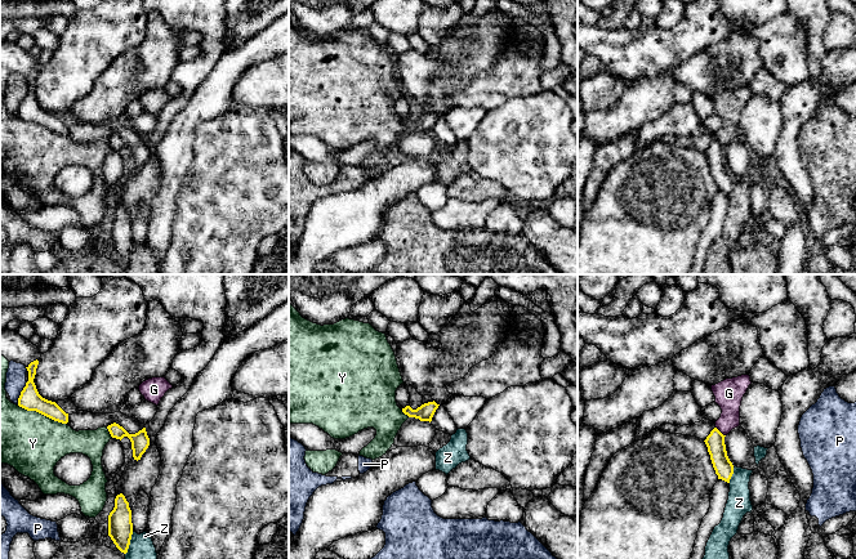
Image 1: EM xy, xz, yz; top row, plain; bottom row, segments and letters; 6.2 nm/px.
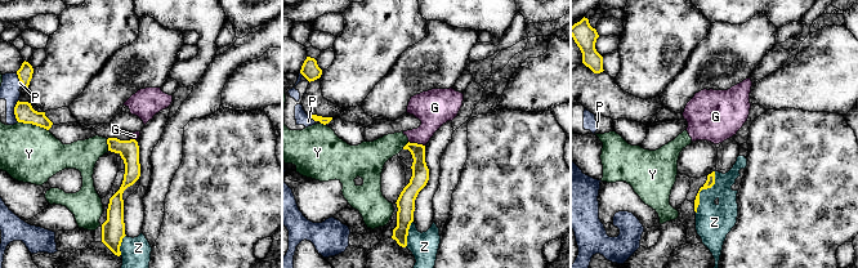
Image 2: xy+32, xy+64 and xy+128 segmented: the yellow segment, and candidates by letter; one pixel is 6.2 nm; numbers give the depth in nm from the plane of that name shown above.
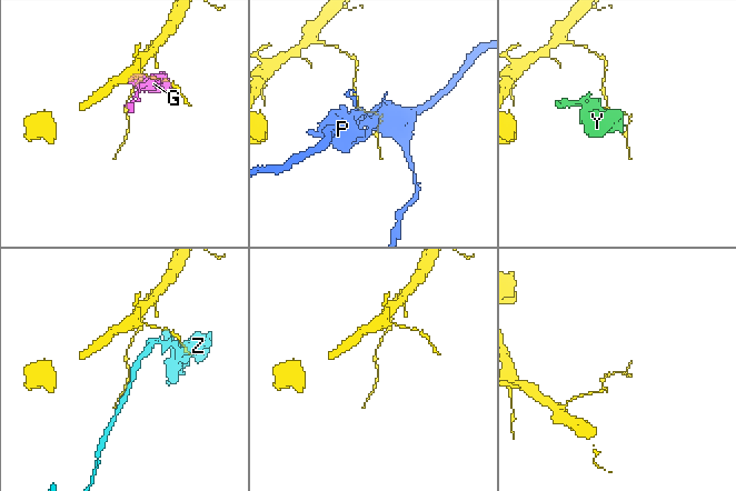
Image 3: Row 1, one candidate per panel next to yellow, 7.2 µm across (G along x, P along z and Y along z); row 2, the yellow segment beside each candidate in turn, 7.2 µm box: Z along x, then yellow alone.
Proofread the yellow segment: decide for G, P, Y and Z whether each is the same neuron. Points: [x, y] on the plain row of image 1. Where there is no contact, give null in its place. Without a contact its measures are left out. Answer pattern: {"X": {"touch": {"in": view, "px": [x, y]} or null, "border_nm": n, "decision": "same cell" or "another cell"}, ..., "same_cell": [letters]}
{"G": {"touch": {"in": "yz", "px": [719, 143]}, "border_nm": 90, "decision": "another cell"}, "P": {"touch": {"in": "xy", "px": [21, 104]}, "border_nm": 170, "decision": "another cell"}, "Y": {"touch": {"in": "xy", "px": [43, 125]}, "border_nm": 320, "decision": "another cell"}, "Z": {"touch": {"in": "xy", "px": [129, 254]}, "border_nm": 160, "decision": "another cell"}, "same_cell": []}

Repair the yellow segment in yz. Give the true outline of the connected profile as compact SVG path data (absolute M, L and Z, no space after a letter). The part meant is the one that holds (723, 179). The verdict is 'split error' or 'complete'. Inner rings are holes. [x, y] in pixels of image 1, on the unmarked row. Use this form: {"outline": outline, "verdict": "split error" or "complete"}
{"outline": "M714 139L704 153L708 158L708 164L718 191L730 194L734 185L734 176L727 167L725 148L726 147Z", "verdict": "complete"}

